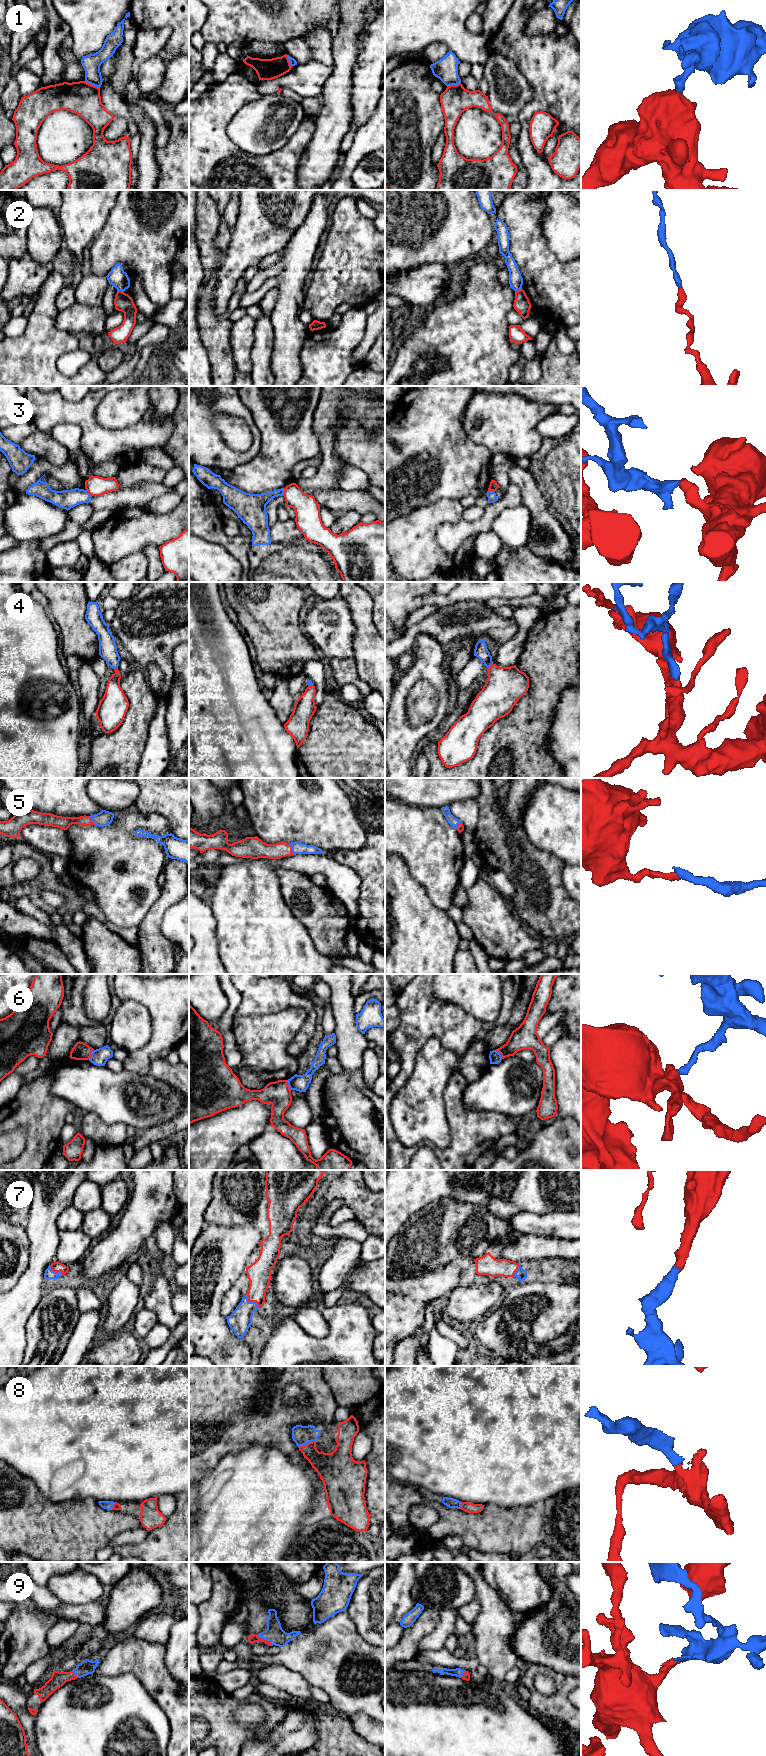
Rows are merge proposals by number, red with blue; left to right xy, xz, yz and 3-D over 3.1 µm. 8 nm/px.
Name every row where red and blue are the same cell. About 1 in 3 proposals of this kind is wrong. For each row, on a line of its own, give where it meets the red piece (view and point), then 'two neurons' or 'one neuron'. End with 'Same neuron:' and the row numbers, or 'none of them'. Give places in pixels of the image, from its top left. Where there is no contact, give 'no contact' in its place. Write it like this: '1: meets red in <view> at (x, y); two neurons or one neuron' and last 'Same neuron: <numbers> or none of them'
1: meets red in xy at (92, 85); two neurons
2: meets red in xy at (120, 291); two neurons
3: meets red in xz at (284, 492); two neurons
4: meets red in yz at (490, 666); one neuron
5: meets red in xz at (291, 849); one neuron
6: meets red in xz at (287, 1085); two neurons
7: meets red in xz at (252, 1301); one neuron
8: meets red in xz at (307, 1444); one neuron
9: meets red in xz at (265, 1640); one neuron
Same neuron: 4, 5, 7, 8, 9

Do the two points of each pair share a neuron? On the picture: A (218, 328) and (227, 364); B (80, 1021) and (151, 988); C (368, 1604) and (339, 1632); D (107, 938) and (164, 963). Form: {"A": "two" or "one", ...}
{"A": "one", "B": "two", "C": "two", "D": "two"}

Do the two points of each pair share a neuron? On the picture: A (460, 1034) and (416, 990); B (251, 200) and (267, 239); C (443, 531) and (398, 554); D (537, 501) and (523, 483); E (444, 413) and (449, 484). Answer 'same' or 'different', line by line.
A: same
B: same
C: different
D: same
E: same

